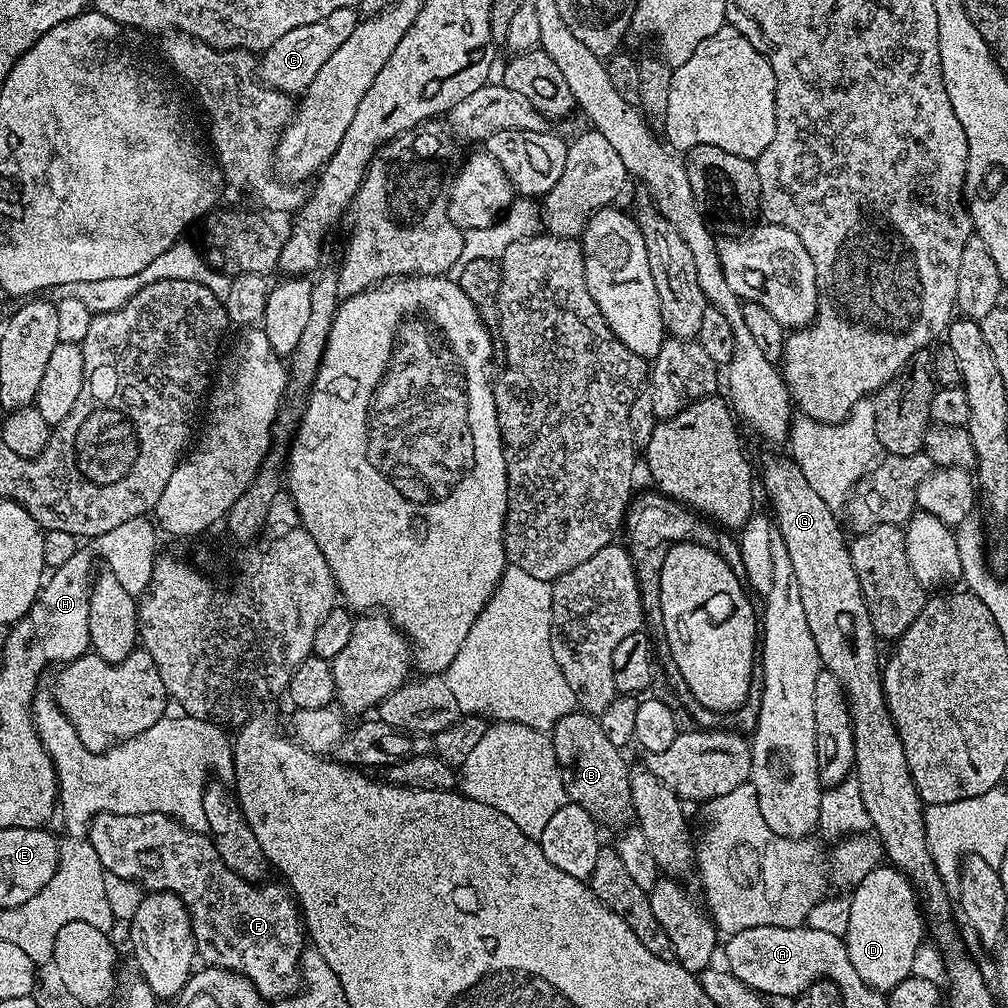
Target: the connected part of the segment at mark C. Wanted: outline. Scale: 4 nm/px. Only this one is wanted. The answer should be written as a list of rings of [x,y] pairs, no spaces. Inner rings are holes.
[[[356,8],[334,10],[322,22],[310,22],[306,26],[298,26],[298,30],[290,30],[290,34],[282,34],[278,42],[264,49],[258,60],[258,76],[270,88],[289,94],[303,94],[308,91],[310,82],[314,82],[314,74],[322,70],[326,60],[330,58],[350,34],[354,34],[358,23]]]

